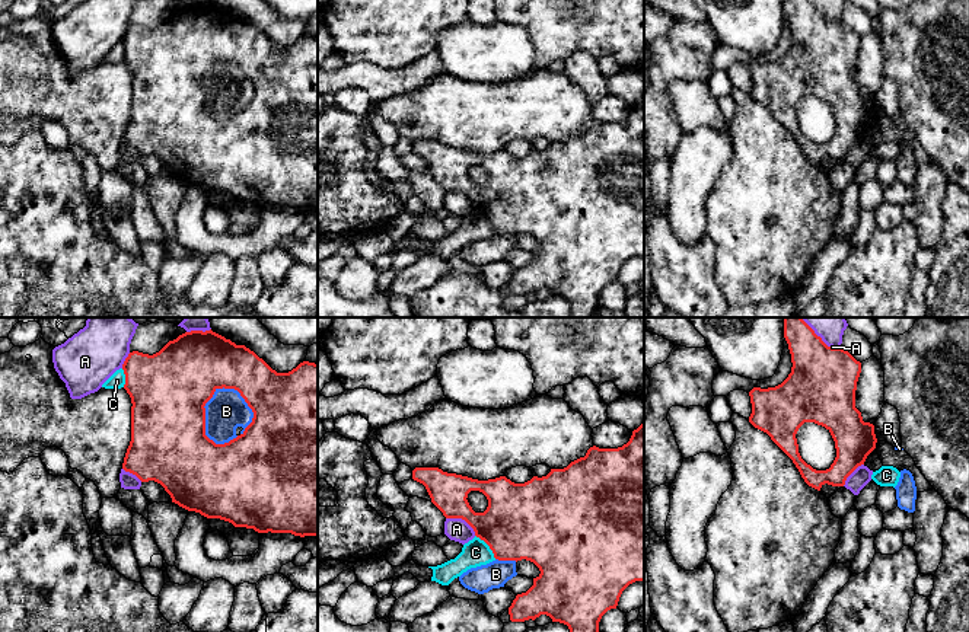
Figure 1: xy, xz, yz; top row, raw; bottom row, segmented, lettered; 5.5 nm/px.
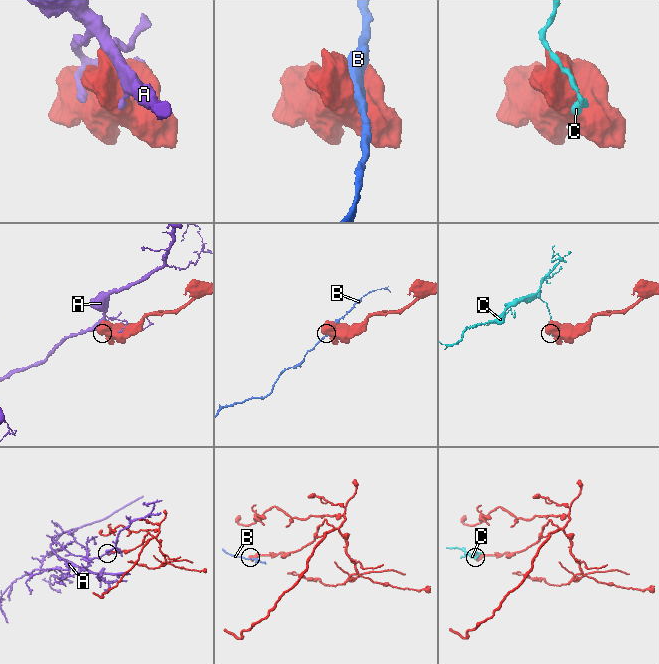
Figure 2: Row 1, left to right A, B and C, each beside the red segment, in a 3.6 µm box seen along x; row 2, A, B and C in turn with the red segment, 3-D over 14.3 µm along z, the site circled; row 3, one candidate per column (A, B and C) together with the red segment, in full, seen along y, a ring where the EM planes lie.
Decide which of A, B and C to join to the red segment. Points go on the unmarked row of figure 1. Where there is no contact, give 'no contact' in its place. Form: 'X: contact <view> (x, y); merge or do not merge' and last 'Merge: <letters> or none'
A: contact xz (462, 192); do not merge
B: contact xy (204, 83); do not merge
C: contact xz (488, 219); do not merge
Merge: none

